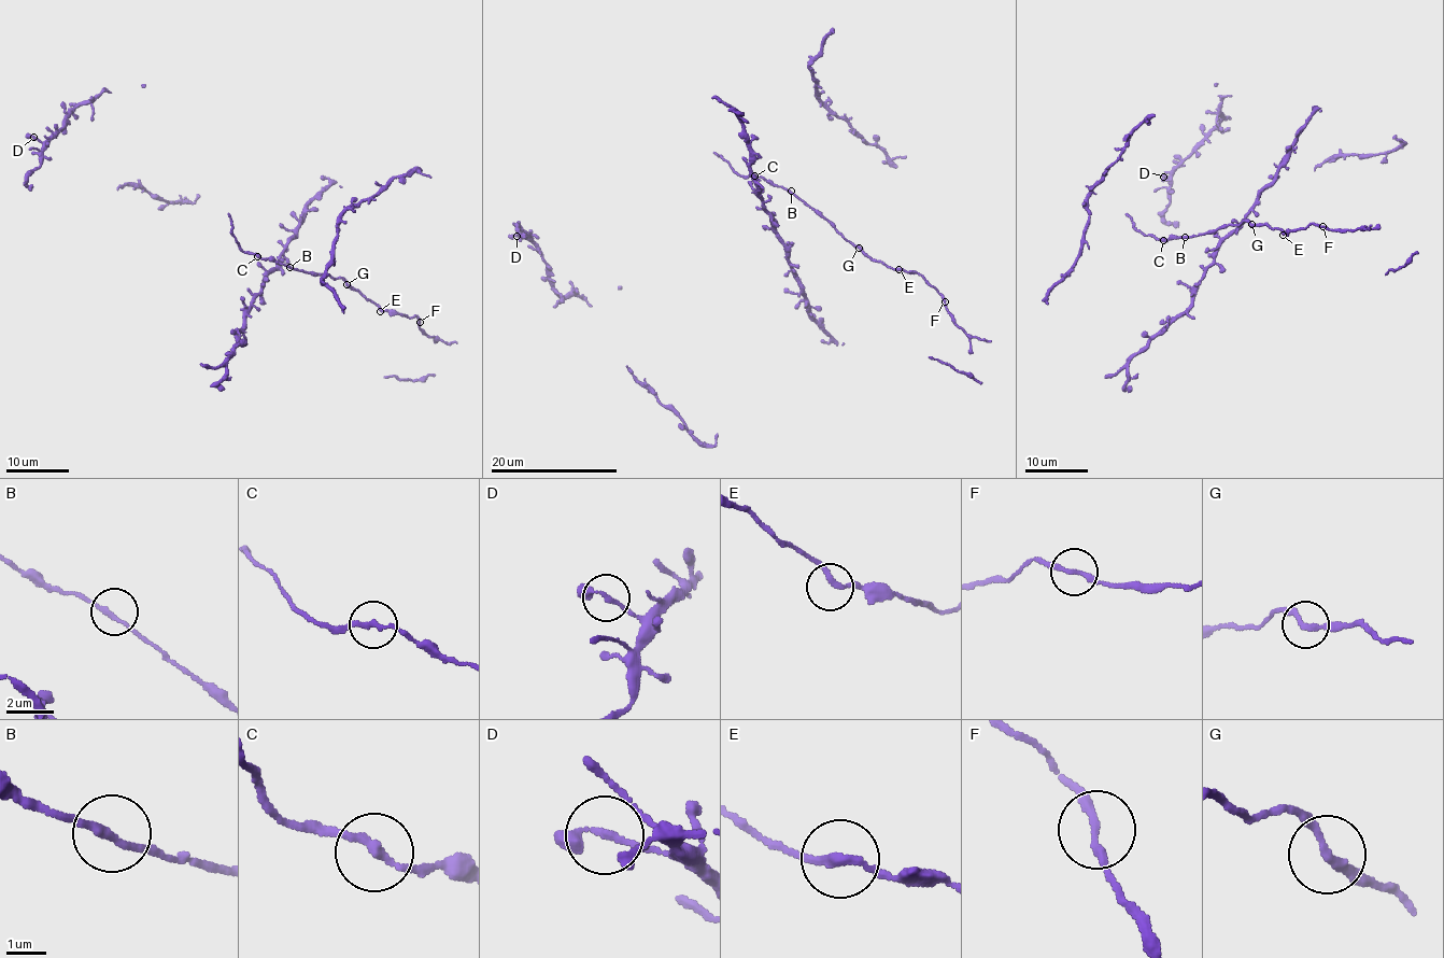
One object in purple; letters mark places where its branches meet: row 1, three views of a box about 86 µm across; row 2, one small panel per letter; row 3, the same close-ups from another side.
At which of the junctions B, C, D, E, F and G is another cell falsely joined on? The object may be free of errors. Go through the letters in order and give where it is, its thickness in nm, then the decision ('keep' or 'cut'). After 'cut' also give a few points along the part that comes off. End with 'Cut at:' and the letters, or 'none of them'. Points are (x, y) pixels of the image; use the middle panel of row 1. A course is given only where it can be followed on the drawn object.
B: place (791, 191); calibre 180 nm; keep
C: place (754, 175); calibre 200 nm; keep
D: place (517, 236); calibre 200 nm; keep
E: place (899, 269); calibre 200 nm; keep
F: place (945, 301); calibre 200 nm; keep
G: place (859, 248); calibre 220 nm; keep
Cut at: none of them

